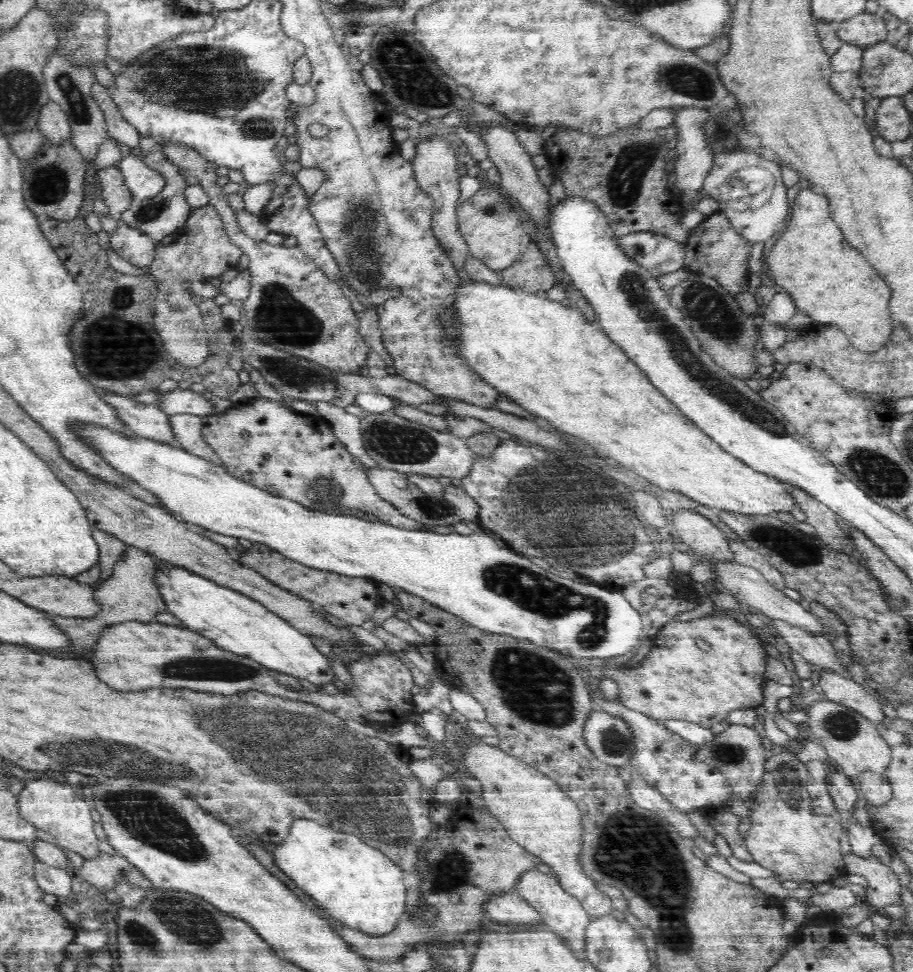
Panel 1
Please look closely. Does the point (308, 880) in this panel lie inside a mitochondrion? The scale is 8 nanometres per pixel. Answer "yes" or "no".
no

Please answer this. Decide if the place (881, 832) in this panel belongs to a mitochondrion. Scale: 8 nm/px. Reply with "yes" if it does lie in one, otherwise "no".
no

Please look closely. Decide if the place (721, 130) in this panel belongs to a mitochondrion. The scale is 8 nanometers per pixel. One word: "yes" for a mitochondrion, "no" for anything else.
yes

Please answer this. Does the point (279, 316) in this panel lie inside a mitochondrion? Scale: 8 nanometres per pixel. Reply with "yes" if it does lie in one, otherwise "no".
yes

